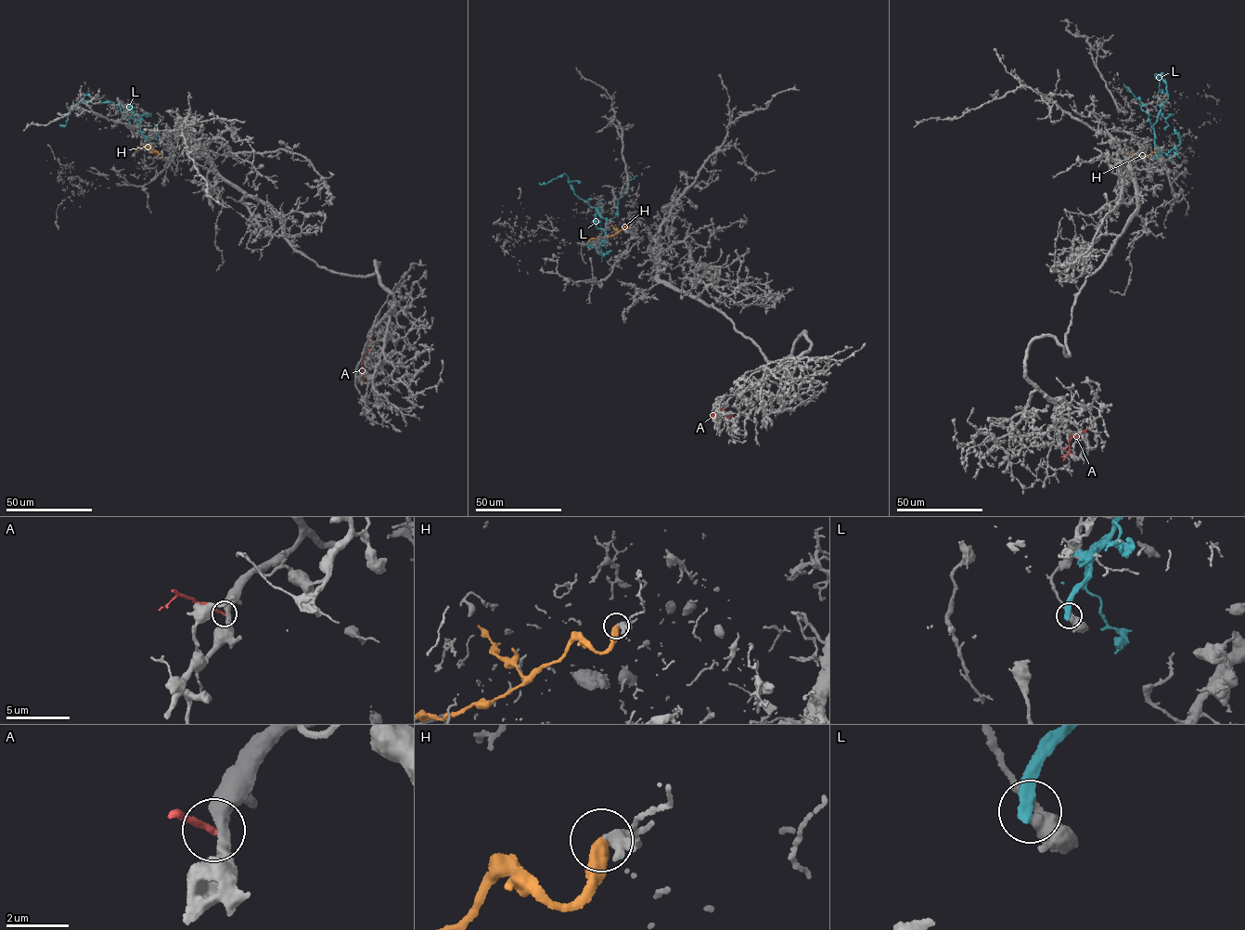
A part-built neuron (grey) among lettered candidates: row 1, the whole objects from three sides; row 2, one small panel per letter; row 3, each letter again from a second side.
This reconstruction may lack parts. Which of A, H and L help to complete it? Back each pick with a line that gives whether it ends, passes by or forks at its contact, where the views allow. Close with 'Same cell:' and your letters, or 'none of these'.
Same cell: none of these

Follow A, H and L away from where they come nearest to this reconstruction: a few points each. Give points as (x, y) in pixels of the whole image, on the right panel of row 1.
A: (1095, 421), (1082, 434), (1071, 438), (1069, 453), (1064, 460)
H: (1127, 151), (1129, 155), (1132, 152), (1147, 156), (1157, 151), (1161, 157)
L: (1163, 164), (1156, 149), (1153, 126), (1168, 94), (1165, 83), (1156, 73), (1160, 91), (1161, 90)

